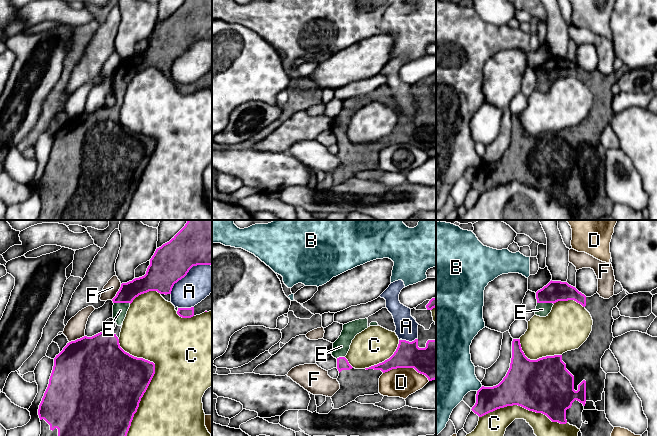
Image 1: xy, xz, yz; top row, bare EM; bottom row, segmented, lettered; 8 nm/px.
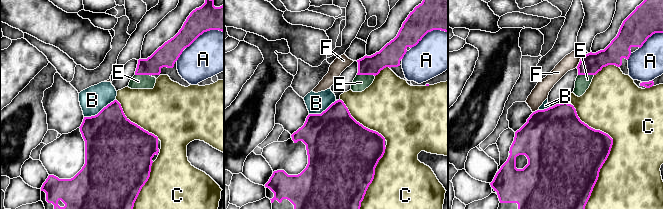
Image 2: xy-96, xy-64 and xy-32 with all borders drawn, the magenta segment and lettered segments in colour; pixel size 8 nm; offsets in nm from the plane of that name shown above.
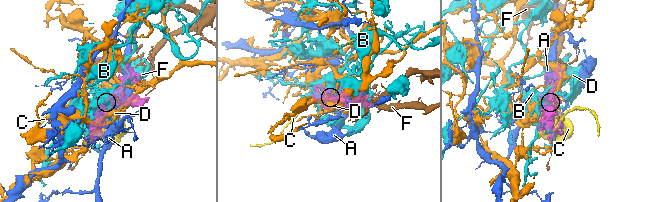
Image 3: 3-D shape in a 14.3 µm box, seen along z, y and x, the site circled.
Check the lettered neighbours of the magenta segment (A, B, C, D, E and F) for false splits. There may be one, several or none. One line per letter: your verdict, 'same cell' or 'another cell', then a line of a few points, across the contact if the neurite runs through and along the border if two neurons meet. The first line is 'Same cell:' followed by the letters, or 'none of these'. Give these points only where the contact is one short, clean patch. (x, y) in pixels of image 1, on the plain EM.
Same cell: E
A: another cell
B: another cell
C: another cell
D: another cell; line xz (383, 148), (397, 144), (414, 144), (429, 156)
E: same cell
F: another cell

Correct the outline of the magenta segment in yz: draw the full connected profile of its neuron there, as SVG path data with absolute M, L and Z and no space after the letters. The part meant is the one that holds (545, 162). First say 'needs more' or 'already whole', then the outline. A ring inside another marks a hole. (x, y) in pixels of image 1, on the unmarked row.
needs more; M551 56L546 62L536 68L537 82L535 91L546 93L551 88L552 83L556 78L574 76L581 80L592 93L593 101L589 113L578 125L567 127L562 131L546 132L537 136L528 135L522 127L520 115L513 115L512 134L506 152L496 162L482 162L477 167L476 179L471 186L479 193L482 193L500 184L518 181L529 187L542 189L552 198L558 198L560 200L569 199L570 201L576 202L580 206L578 208L579 220L597 220L602 216L609 215L614 203L606 194L604 187L606 149L601 144L601 134L605 127L610 125L610 121L614 114L612 109L612 101L614 98L612 86L617 83L618 79L628 70L629 69L623 65L622 68L613 71L609 75L602 74L598 69L591 73L586 73L567 58Z

